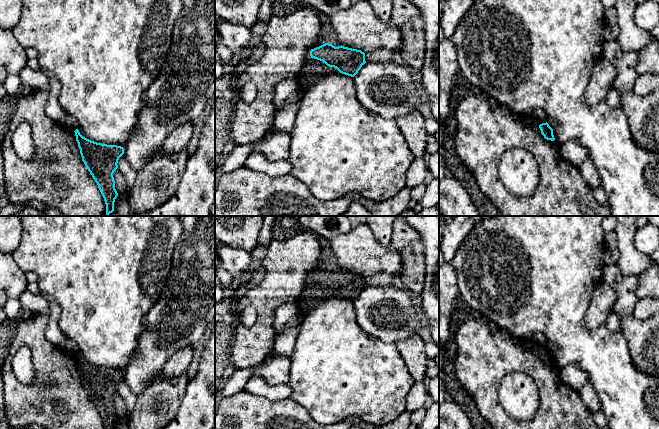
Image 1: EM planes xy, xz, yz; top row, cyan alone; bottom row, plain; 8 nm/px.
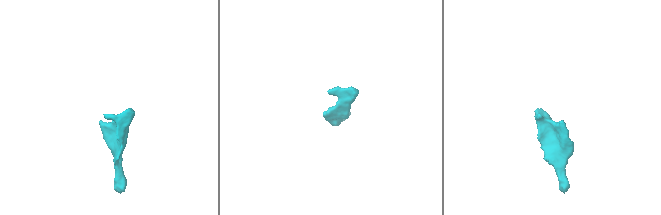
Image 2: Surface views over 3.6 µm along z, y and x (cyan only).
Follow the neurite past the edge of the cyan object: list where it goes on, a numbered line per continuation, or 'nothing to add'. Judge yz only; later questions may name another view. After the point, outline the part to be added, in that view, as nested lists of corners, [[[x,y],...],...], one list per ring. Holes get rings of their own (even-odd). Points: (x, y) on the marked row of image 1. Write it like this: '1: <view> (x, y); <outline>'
nothing to add

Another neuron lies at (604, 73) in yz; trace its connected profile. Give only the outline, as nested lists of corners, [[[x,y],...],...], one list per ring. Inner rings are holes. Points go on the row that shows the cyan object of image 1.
[[[601,56],[594,66],[591,79],[584,92],[586,105],[594,105],[606,100],[616,77],[617,71],[613,63]]]

